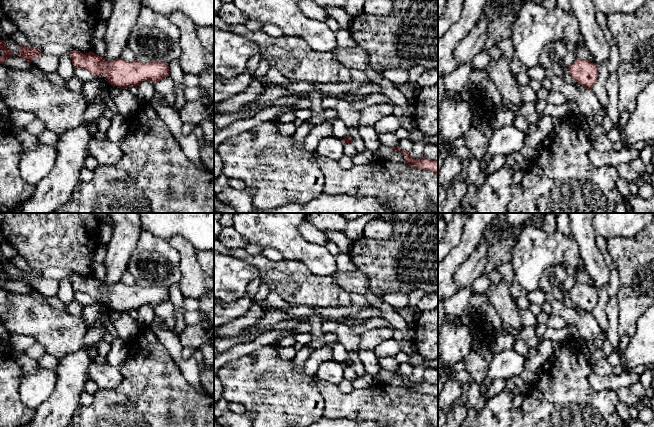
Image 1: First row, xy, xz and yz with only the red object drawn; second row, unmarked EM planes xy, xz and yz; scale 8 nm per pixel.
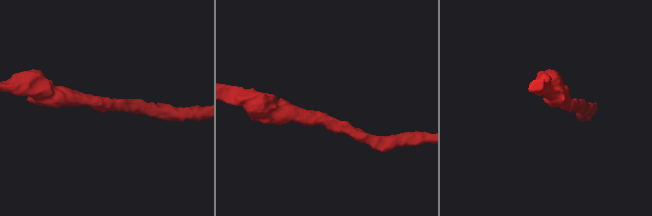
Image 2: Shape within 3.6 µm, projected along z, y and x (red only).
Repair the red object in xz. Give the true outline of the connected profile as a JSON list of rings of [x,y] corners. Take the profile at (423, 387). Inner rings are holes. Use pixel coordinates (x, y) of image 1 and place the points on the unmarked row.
[[[394,371],[392,373],[393,375],[401,376],[403,380],[405,381],[405,386],[411,391],[421,393],[421,394],[429,394],[438,400],[438,386],[437,385],[430,384],[426,381],[422,381],[416,384],[411,381],[410,376],[403,375],[399,371]]]

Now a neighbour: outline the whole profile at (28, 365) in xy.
[[[15,351],[12,357],[21,367],[23,375],[32,374],[37,371],[38,362],[29,357],[26,352]]]

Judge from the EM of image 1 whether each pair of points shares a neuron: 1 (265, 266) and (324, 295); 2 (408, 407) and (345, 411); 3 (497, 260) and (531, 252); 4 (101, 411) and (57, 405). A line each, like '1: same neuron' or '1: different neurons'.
1: same neuron
2: same neuron
3: different neurons
4: different neurons

